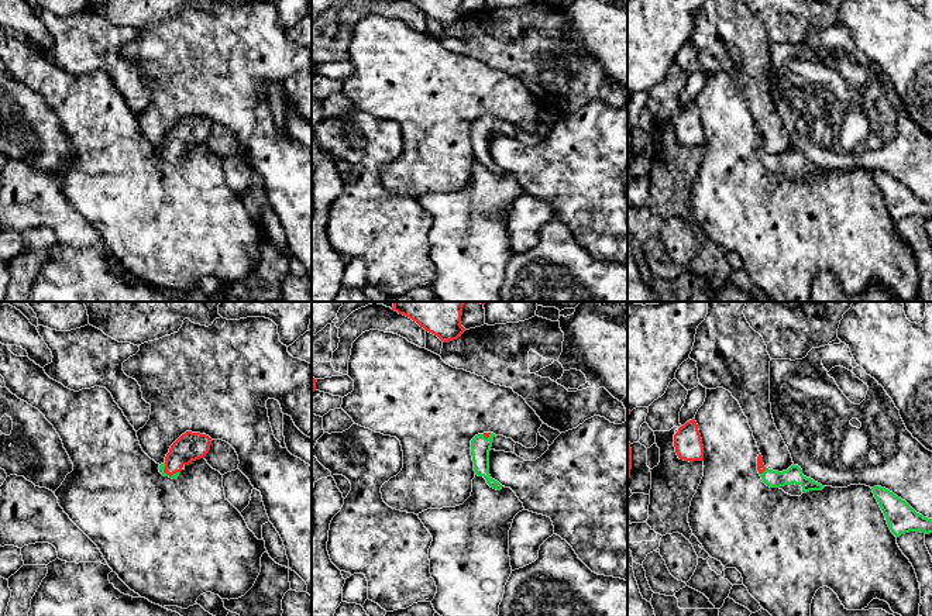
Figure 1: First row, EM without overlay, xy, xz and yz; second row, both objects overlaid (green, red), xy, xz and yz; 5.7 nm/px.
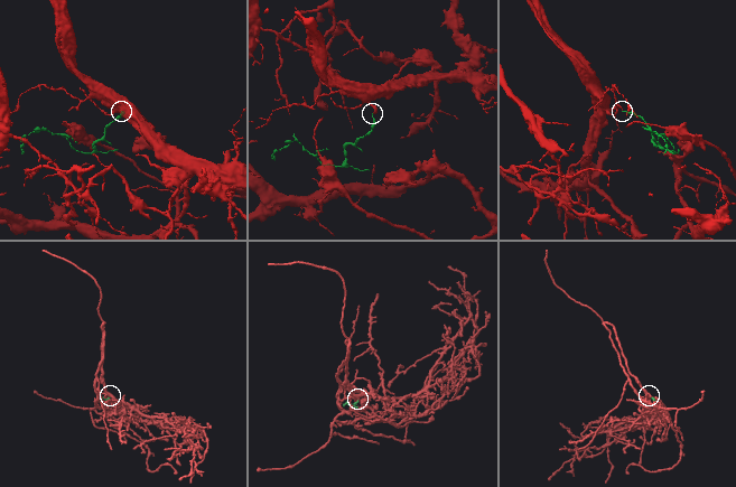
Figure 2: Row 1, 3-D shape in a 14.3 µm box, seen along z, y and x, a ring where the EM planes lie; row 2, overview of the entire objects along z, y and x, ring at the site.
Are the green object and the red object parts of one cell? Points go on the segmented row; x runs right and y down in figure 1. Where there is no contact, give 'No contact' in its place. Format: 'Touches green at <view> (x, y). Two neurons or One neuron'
Touches green at xy (167, 474). One neuron

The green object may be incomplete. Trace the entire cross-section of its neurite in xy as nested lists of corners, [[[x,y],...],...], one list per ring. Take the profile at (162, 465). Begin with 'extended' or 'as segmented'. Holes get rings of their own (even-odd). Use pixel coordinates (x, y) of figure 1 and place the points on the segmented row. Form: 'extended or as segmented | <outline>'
extended | [[[186,431],[171,445],[165,462],[159,465],[159,472],[164,476],[176,479],[185,465],[204,458],[211,441],[206,434]]]

